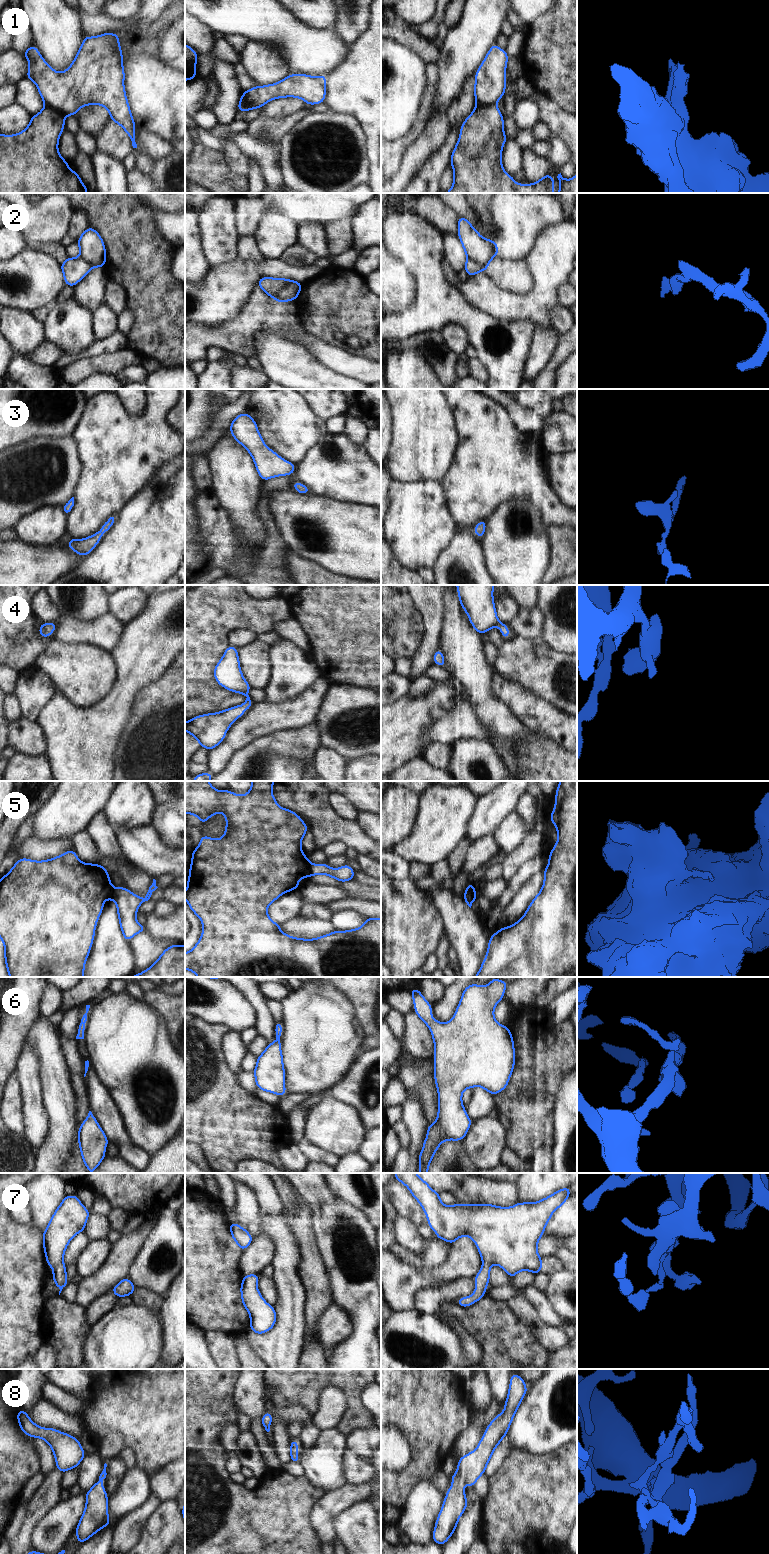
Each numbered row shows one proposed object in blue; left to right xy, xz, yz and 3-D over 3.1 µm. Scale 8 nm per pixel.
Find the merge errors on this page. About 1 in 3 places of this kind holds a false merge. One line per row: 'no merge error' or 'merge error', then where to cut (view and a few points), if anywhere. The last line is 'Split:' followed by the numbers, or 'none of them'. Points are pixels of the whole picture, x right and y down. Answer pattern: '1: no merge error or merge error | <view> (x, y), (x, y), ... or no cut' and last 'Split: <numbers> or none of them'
1: merge error | yz (495, 104), (476, 106)
2: merge error | xz (291, 280), (279, 290), (274, 299)
3: no merge error | no cut
4: no merge error | no cut
5: merge error | xz (311, 864), (310, 875)
6: no merge error | no cut
7: no merge error | no cut
8: no merge error | no cut
Split: 1, 2, 5

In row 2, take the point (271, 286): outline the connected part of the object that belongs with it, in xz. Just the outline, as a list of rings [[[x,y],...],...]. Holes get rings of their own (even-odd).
[[[261,277],[257,284],[263,292],[275,299],[279,290],[290,281],[284,278]]]

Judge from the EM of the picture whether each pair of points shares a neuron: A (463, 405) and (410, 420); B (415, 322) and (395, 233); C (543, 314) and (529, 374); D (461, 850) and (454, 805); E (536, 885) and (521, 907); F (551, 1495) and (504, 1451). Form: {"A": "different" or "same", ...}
{"A": "different", "B": "same", "C": "different", "D": "different", "E": "same", "F": "different"}

